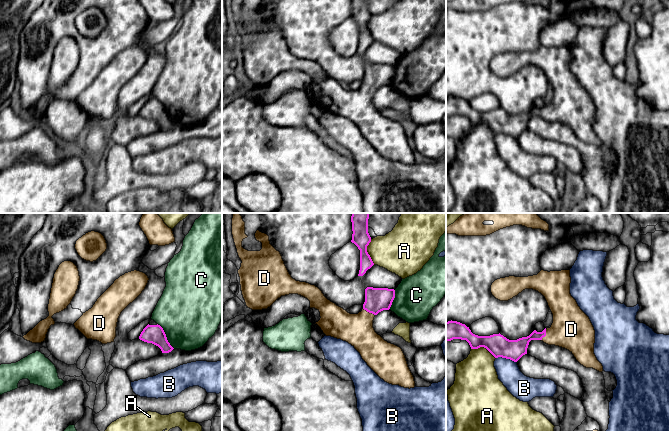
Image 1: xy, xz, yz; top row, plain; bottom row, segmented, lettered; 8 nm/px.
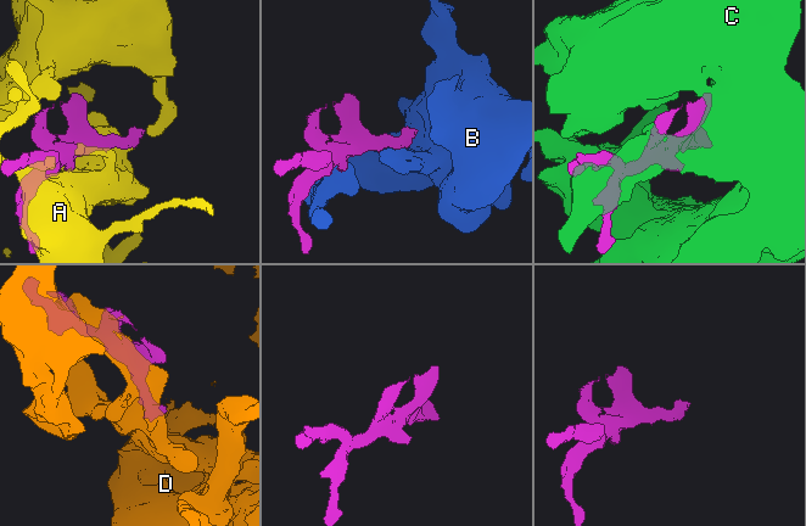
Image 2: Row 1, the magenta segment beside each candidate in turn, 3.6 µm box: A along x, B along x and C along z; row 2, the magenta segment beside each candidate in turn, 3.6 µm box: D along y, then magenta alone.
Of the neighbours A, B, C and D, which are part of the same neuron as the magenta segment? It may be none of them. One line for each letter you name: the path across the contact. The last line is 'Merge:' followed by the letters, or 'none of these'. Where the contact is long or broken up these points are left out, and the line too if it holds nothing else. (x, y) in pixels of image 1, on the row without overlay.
D: Path across: yz (517, 124), (532, 112), (545, 111), (557, 111), (571, 105)
Merge: D

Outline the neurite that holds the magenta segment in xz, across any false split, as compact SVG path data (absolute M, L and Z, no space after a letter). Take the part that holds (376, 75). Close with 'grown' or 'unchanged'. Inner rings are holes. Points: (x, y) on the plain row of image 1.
M232 0L232 11L242 37L238 50L248 84L267 85L281 72L301 71L310 77L310 84L320 88L321 94L315 100L326 112L351 120L385 158L409 165L415 163L402 125L385 117L373 104L374 93L390 85L395 74L394 65L367 63L362 87L350 90L328 76L315 61L293 55L267 10L259 6L255 9L256 16L262 19L260 27L248 27L242 23L242 17L248 13L245 0Z; grown

